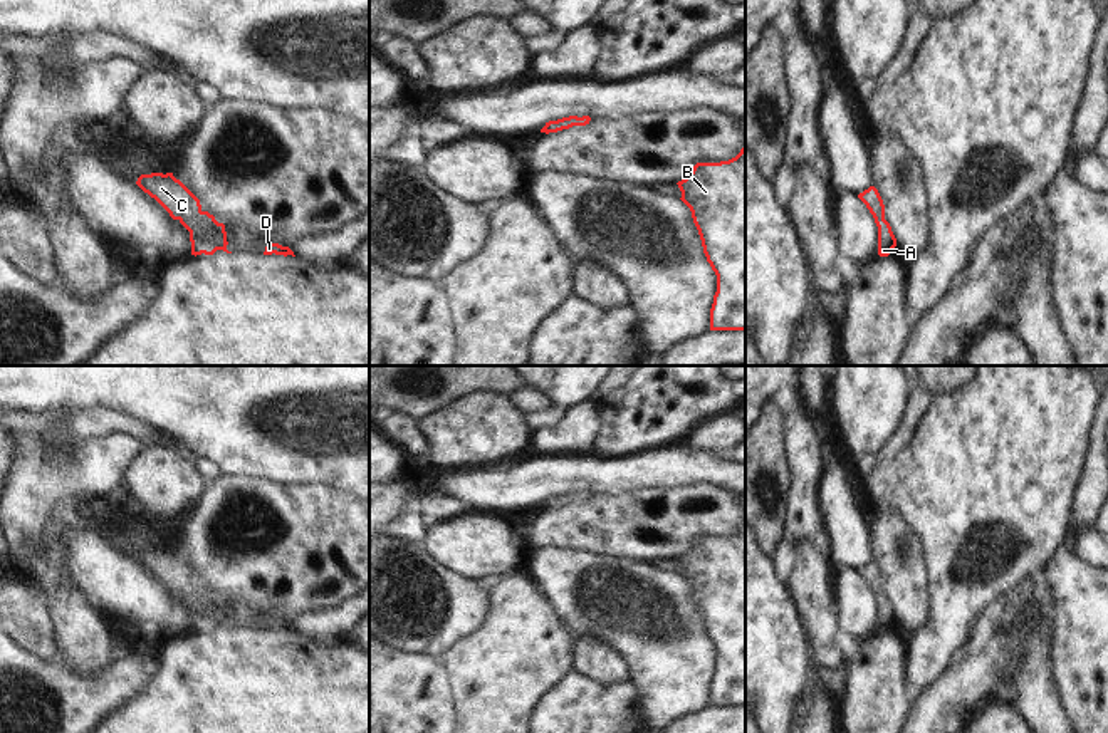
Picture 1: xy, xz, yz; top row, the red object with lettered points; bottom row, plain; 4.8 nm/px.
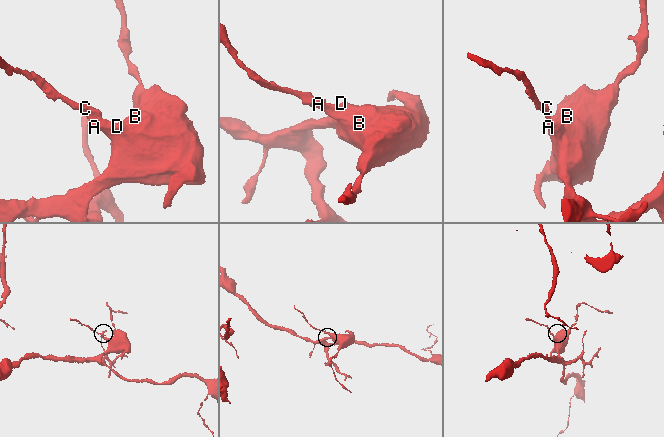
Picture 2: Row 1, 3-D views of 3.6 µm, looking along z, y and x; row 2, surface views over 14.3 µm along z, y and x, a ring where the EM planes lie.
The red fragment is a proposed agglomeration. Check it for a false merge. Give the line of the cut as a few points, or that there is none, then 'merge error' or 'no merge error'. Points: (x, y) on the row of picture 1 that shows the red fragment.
no cut; no merge error

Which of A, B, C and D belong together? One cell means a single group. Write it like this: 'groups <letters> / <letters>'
groups A B C D

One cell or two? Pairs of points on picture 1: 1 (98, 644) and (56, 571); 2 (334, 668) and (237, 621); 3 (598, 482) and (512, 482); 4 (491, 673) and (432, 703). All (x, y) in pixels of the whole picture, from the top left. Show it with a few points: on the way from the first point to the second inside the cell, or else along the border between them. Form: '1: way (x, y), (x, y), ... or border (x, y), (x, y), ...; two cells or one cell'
1: way (79, 626), (56, 589); one cell
2: border (232, 628), (262, 631); two cells
3: way (576, 478), (534, 480); one cell
4: border (437, 658), (447, 673), (455, 715); two cells

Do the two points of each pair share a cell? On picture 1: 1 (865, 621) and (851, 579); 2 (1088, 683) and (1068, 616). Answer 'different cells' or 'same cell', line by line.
1: same cell
2: same cell

